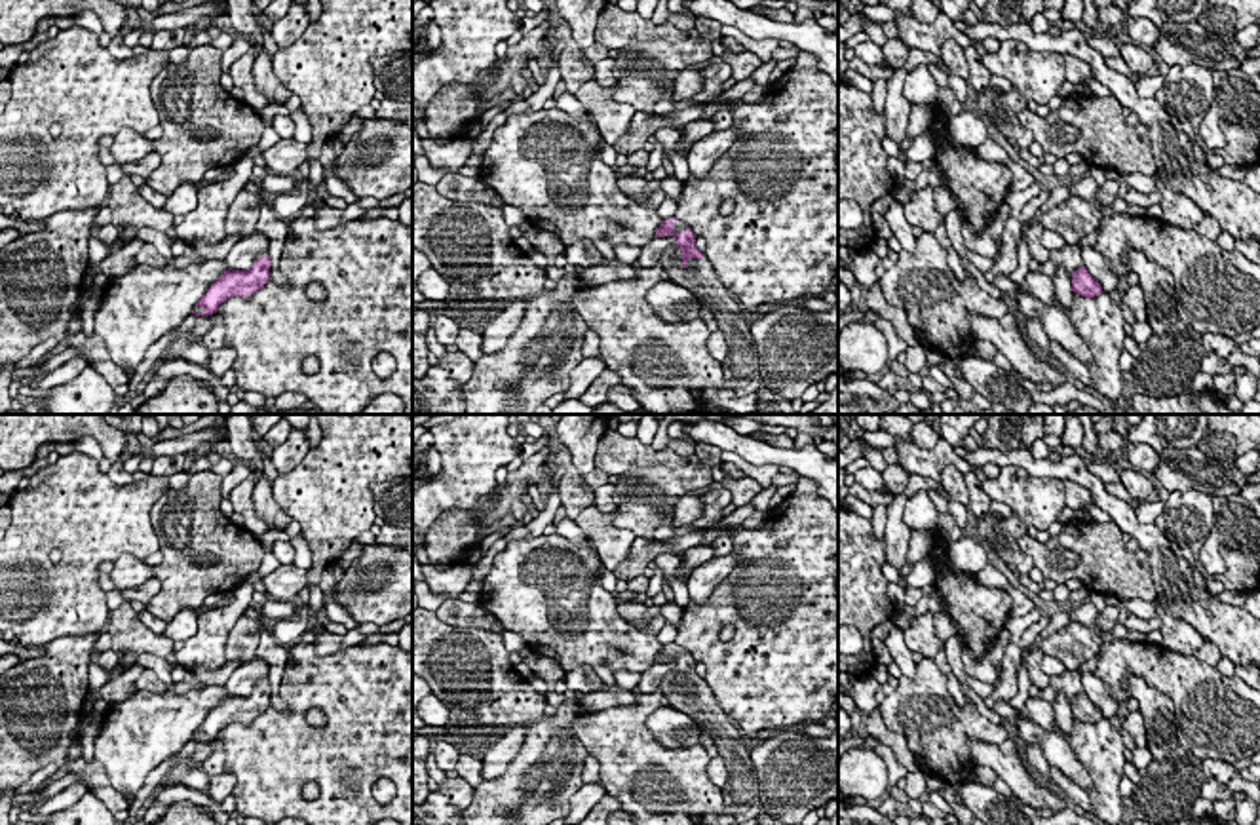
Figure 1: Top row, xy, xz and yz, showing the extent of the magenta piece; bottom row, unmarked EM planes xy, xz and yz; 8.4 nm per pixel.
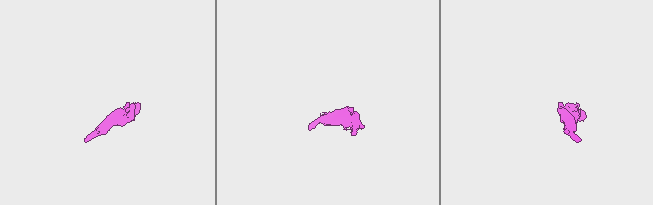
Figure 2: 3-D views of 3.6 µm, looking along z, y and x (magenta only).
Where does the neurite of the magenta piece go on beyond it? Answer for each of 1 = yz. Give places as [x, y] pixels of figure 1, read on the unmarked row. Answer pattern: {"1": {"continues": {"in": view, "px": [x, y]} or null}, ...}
{"1": {"continues": null}}

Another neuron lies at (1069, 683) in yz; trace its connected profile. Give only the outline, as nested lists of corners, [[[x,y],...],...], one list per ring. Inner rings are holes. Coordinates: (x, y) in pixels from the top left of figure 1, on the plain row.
[[[1068,669],[1062,675],[1053,675],[1049,686],[1040,690],[1040,698],[1045,701],[1055,701],[1059,692],[1062,692],[1072,705],[1074,698],[1083,692],[1081,673],[1078,669]]]

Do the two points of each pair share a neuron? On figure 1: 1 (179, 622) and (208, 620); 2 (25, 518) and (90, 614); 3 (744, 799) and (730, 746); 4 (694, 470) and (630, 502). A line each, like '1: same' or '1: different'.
1: different
2: same
3: same
4: same

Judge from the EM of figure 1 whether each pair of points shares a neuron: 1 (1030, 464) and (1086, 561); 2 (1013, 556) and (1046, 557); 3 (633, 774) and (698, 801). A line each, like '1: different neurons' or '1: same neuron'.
1: different neurons
2: different neurons
3: same neuron

